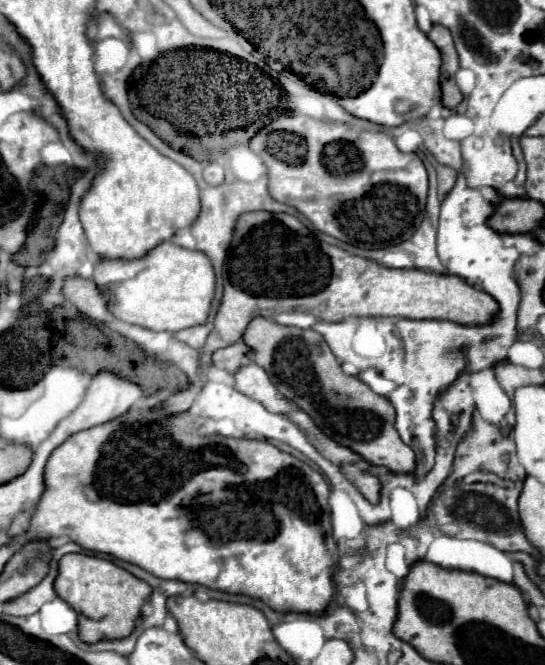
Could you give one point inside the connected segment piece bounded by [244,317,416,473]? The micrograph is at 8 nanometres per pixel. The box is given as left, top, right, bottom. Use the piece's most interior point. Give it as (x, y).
(299, 363)

